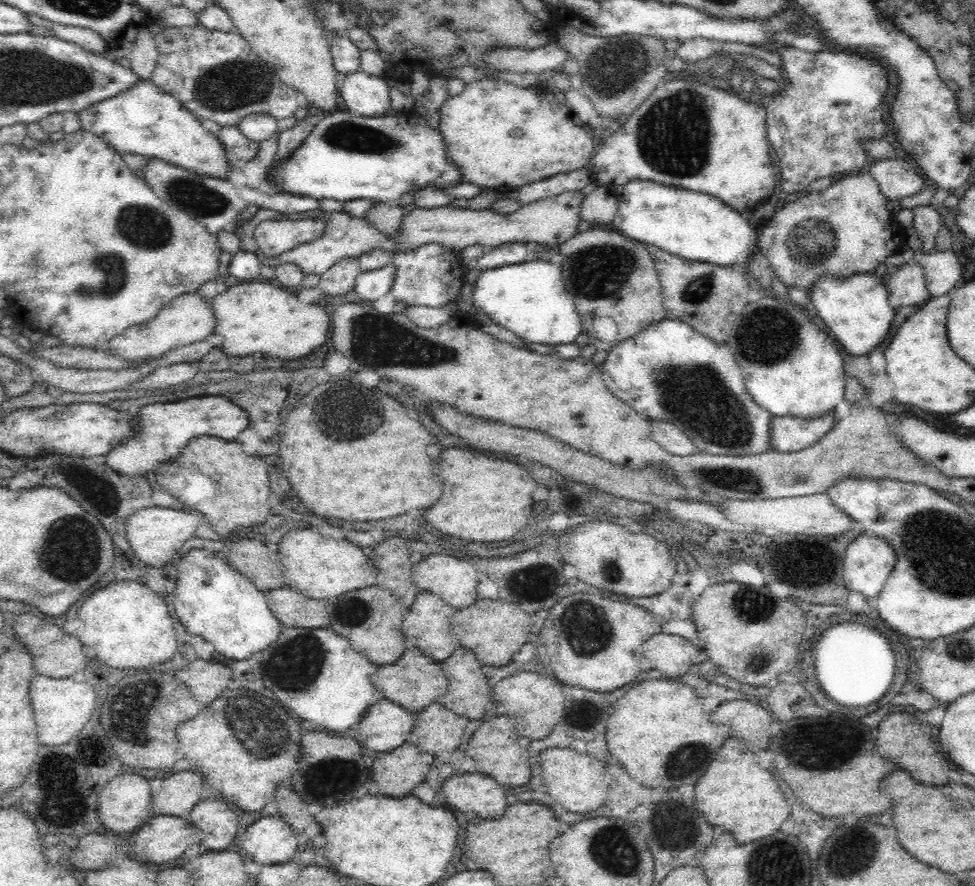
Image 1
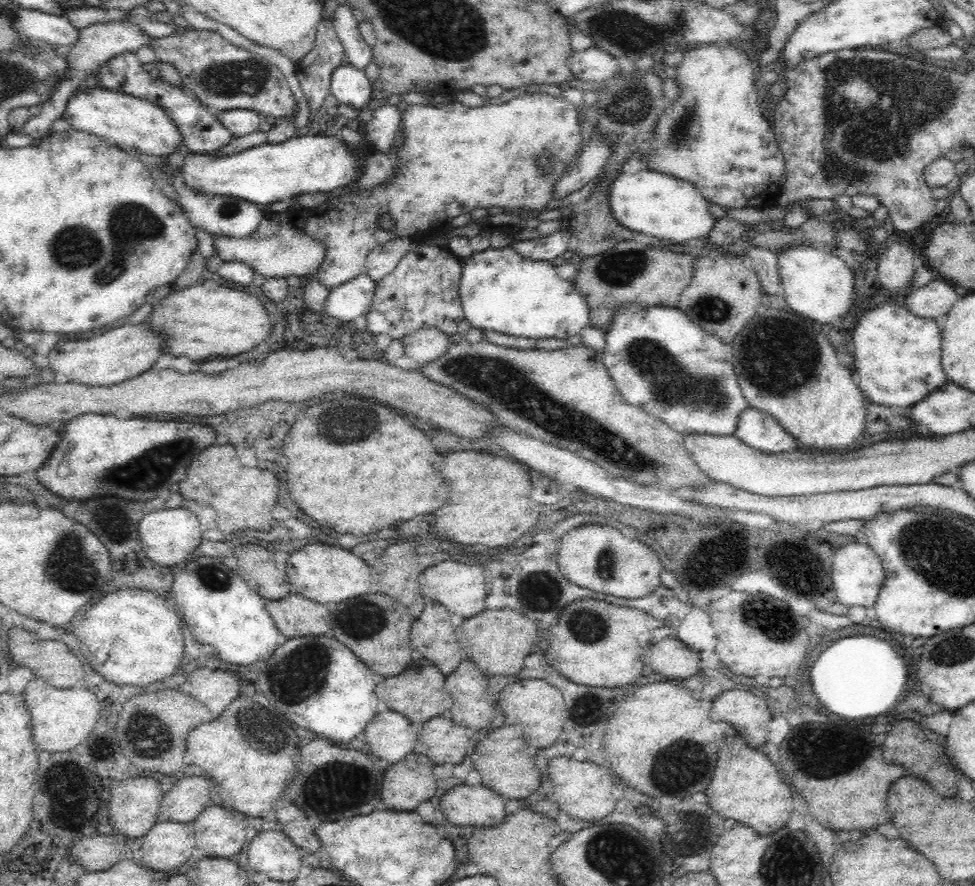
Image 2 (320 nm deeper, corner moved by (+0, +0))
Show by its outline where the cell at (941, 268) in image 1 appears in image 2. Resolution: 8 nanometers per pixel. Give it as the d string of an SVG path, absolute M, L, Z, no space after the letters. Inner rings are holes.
M931 280L926 286L913 290L902 299L904 306L914 316L934 320L947 315L956 300L956 290L942 280Z

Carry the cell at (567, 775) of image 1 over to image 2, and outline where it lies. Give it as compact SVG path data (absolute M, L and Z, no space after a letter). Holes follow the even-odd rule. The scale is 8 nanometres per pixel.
M570 754L556 757L549 762L550 779L553 782L553 801L572 818L593 821L600 820L614 812L617 800L612 795L616 782L608 774L610 770L598 766L592 761L577 761Z

